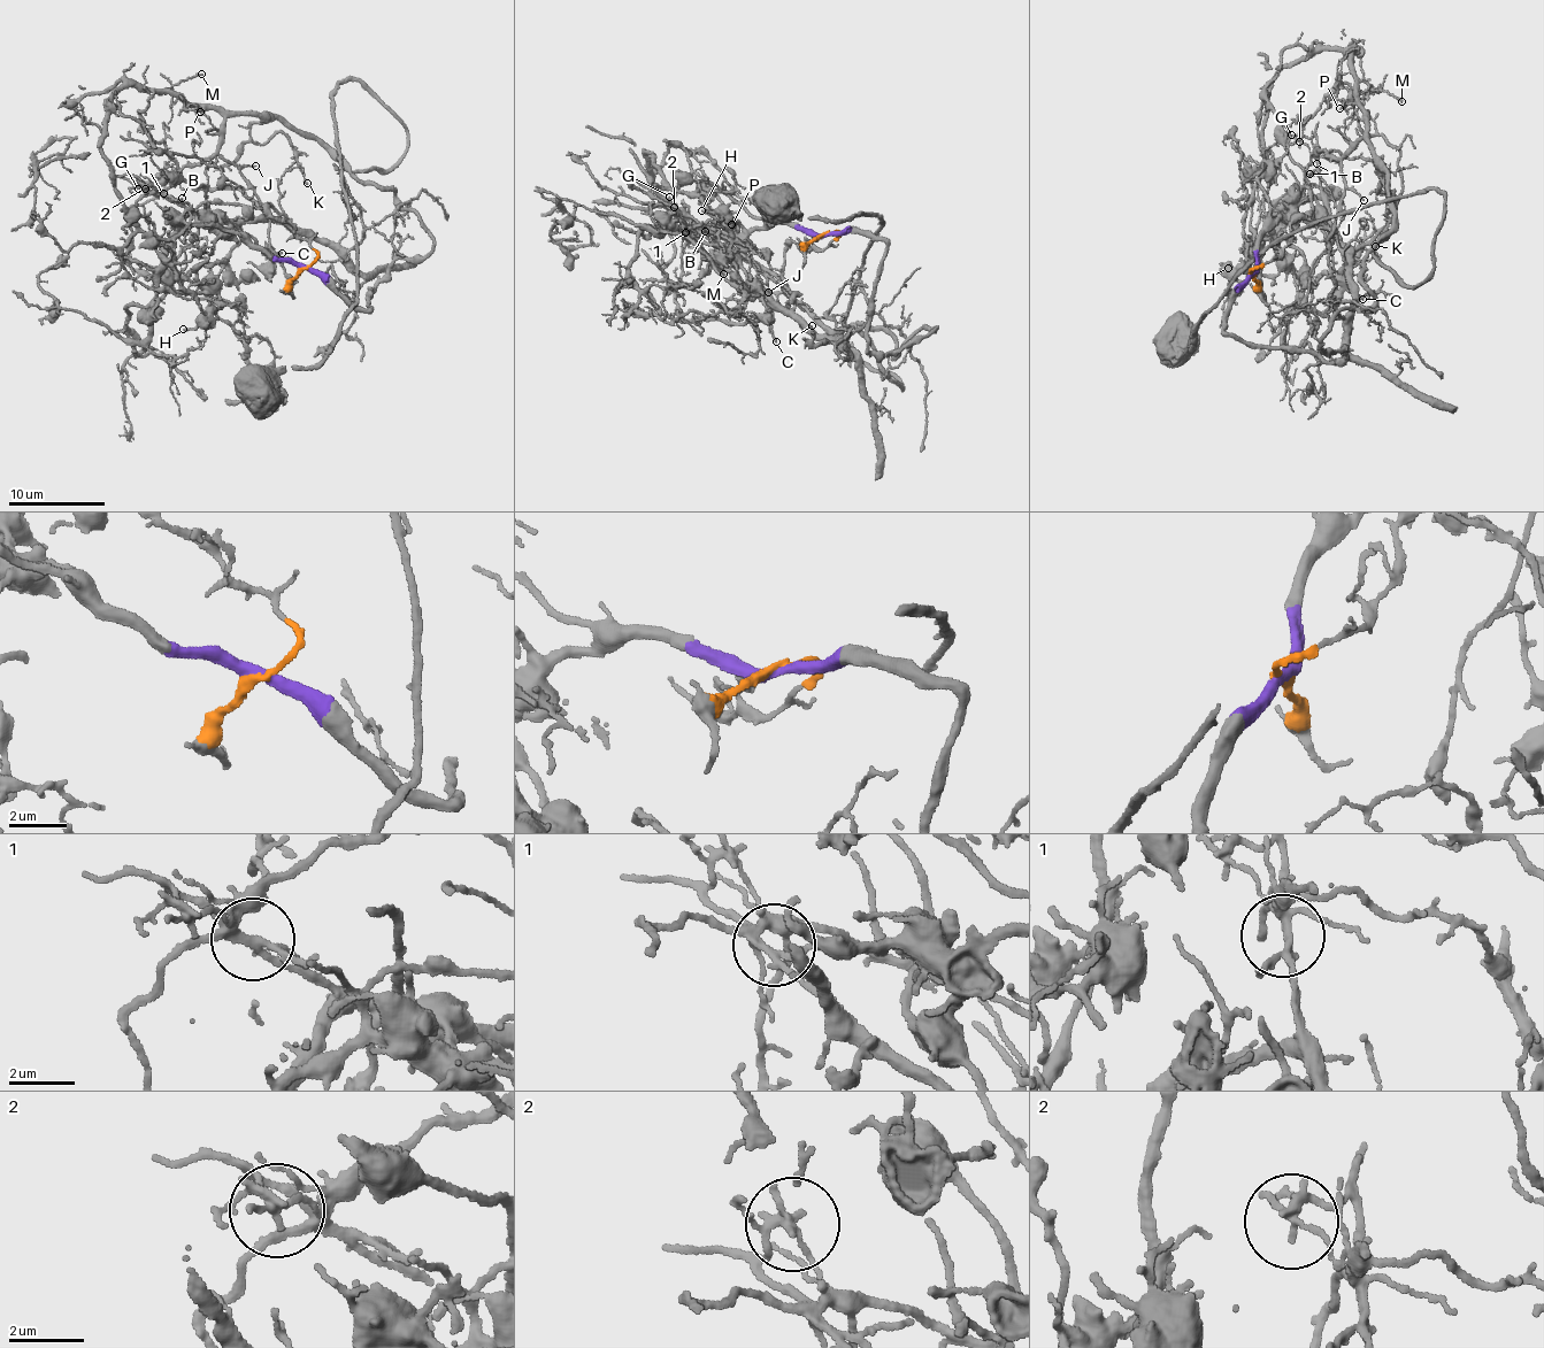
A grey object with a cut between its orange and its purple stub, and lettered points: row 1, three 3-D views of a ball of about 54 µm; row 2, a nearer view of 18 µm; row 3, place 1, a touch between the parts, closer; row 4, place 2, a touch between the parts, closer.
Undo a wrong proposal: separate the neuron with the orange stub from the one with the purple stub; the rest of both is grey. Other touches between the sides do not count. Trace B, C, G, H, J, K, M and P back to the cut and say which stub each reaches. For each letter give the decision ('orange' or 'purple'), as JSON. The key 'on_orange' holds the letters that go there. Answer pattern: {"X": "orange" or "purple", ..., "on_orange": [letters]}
{"B": "purple", "C": "purple", "G": "purple", "H": "purple", "J": "purple", "K": "purple", "M": "purple", "P": "purple", "on_orange": []}

